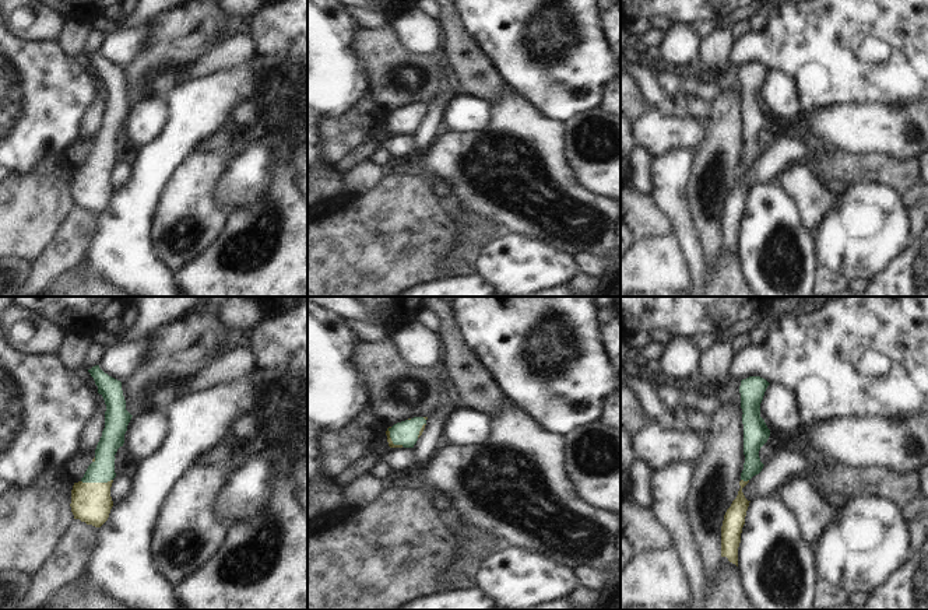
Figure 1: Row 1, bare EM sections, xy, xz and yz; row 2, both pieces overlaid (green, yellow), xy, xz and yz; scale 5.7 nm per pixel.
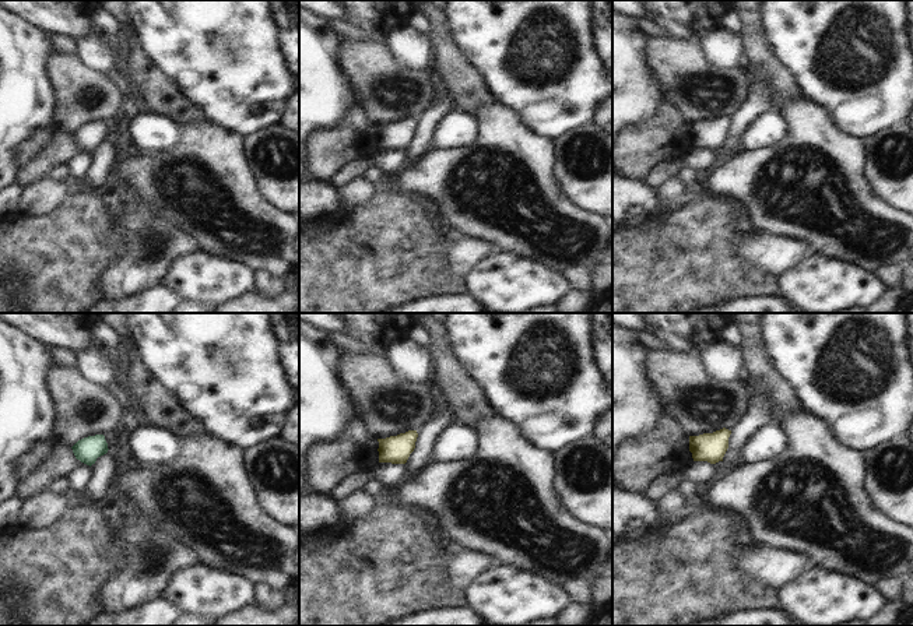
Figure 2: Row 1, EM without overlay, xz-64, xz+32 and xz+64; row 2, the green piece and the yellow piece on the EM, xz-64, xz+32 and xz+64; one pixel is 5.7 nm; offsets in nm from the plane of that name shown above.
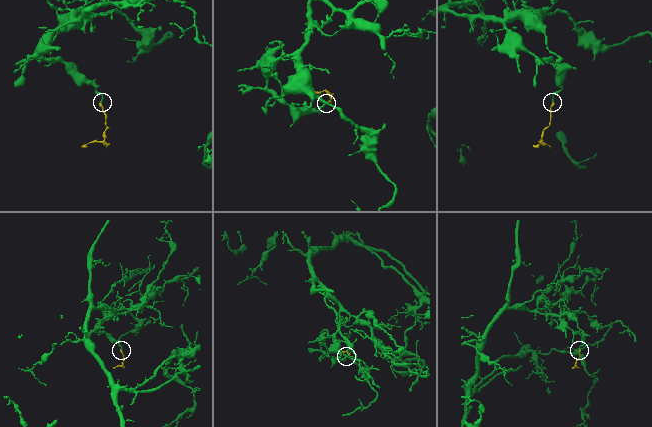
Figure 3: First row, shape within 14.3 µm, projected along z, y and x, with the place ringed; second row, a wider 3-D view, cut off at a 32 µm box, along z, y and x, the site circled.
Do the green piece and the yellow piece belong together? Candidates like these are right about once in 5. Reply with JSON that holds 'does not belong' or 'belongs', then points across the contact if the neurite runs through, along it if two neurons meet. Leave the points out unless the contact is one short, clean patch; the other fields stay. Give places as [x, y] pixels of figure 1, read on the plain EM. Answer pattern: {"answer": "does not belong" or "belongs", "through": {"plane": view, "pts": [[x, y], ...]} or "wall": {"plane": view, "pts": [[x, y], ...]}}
{"answer": "belongs", "through": {"plane": "xy", "pts": [[102, 157], [97, 168], [91, 189]]}}

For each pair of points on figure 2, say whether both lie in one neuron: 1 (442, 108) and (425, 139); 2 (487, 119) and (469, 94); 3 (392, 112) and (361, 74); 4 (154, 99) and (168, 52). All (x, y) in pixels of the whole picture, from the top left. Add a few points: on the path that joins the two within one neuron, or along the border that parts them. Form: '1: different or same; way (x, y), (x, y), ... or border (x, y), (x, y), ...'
1: same; way (435, 115), (427, 123), (425, 132)
2: different; border (497, 102), (481, 106), (473, 115)
3: same; way (389, 102), (371, 84)
4: different; border (139, 49), (185, 95)

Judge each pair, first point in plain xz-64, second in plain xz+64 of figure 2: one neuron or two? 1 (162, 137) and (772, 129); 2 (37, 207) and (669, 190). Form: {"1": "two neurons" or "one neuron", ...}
{"1": "one neuron", "2": "one neuron"}

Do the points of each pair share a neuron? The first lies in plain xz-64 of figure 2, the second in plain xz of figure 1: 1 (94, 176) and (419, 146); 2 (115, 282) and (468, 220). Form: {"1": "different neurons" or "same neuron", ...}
{"1": "same neuron", "2": "same neuron"}

